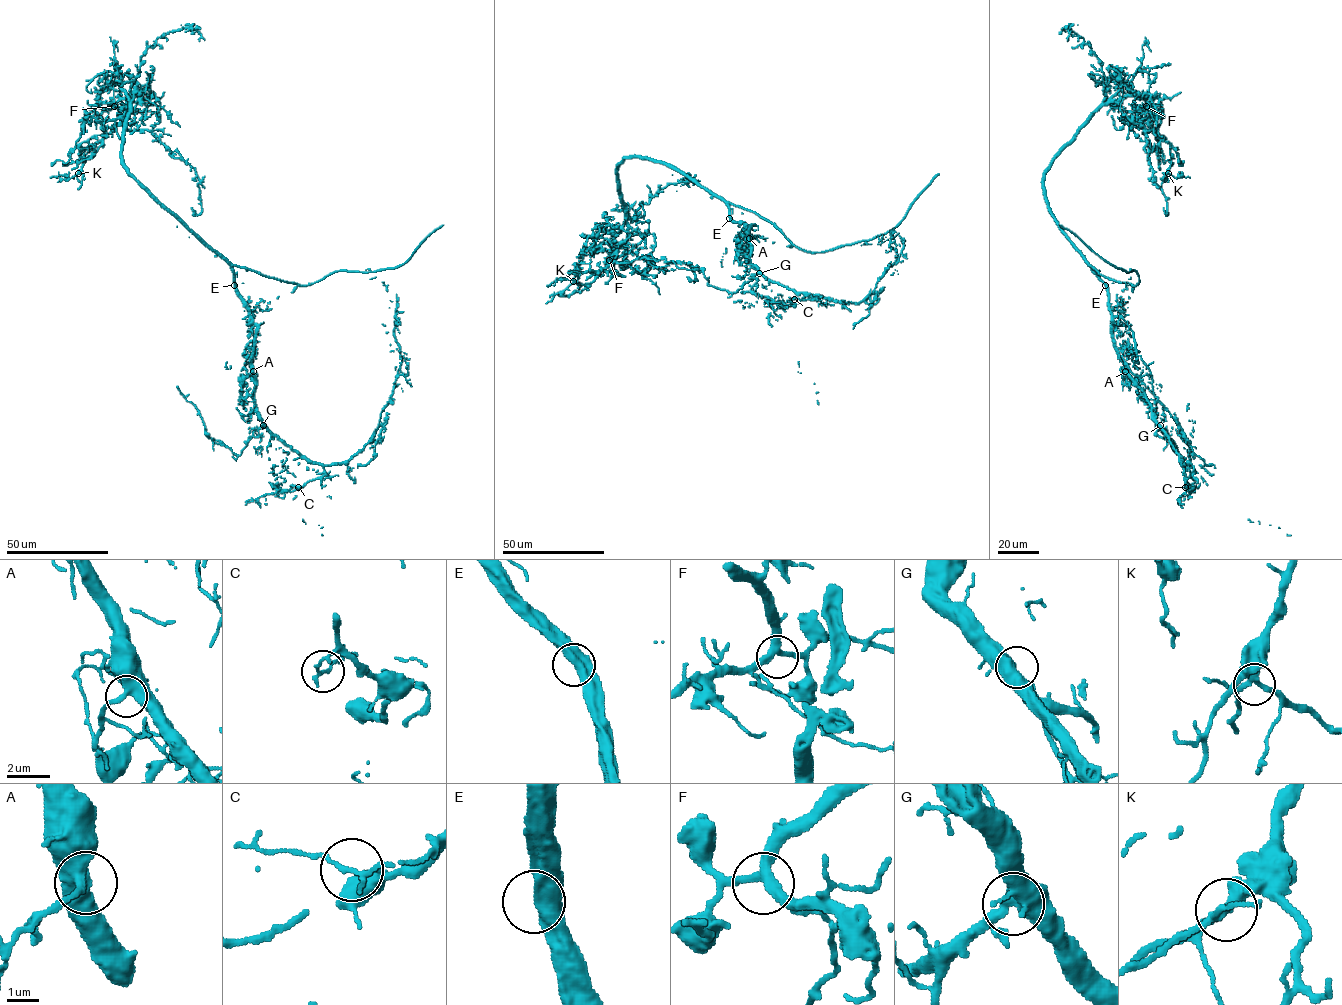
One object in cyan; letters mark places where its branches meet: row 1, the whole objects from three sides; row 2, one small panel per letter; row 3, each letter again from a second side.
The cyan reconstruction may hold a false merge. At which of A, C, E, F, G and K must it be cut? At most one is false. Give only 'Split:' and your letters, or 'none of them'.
Split: C

